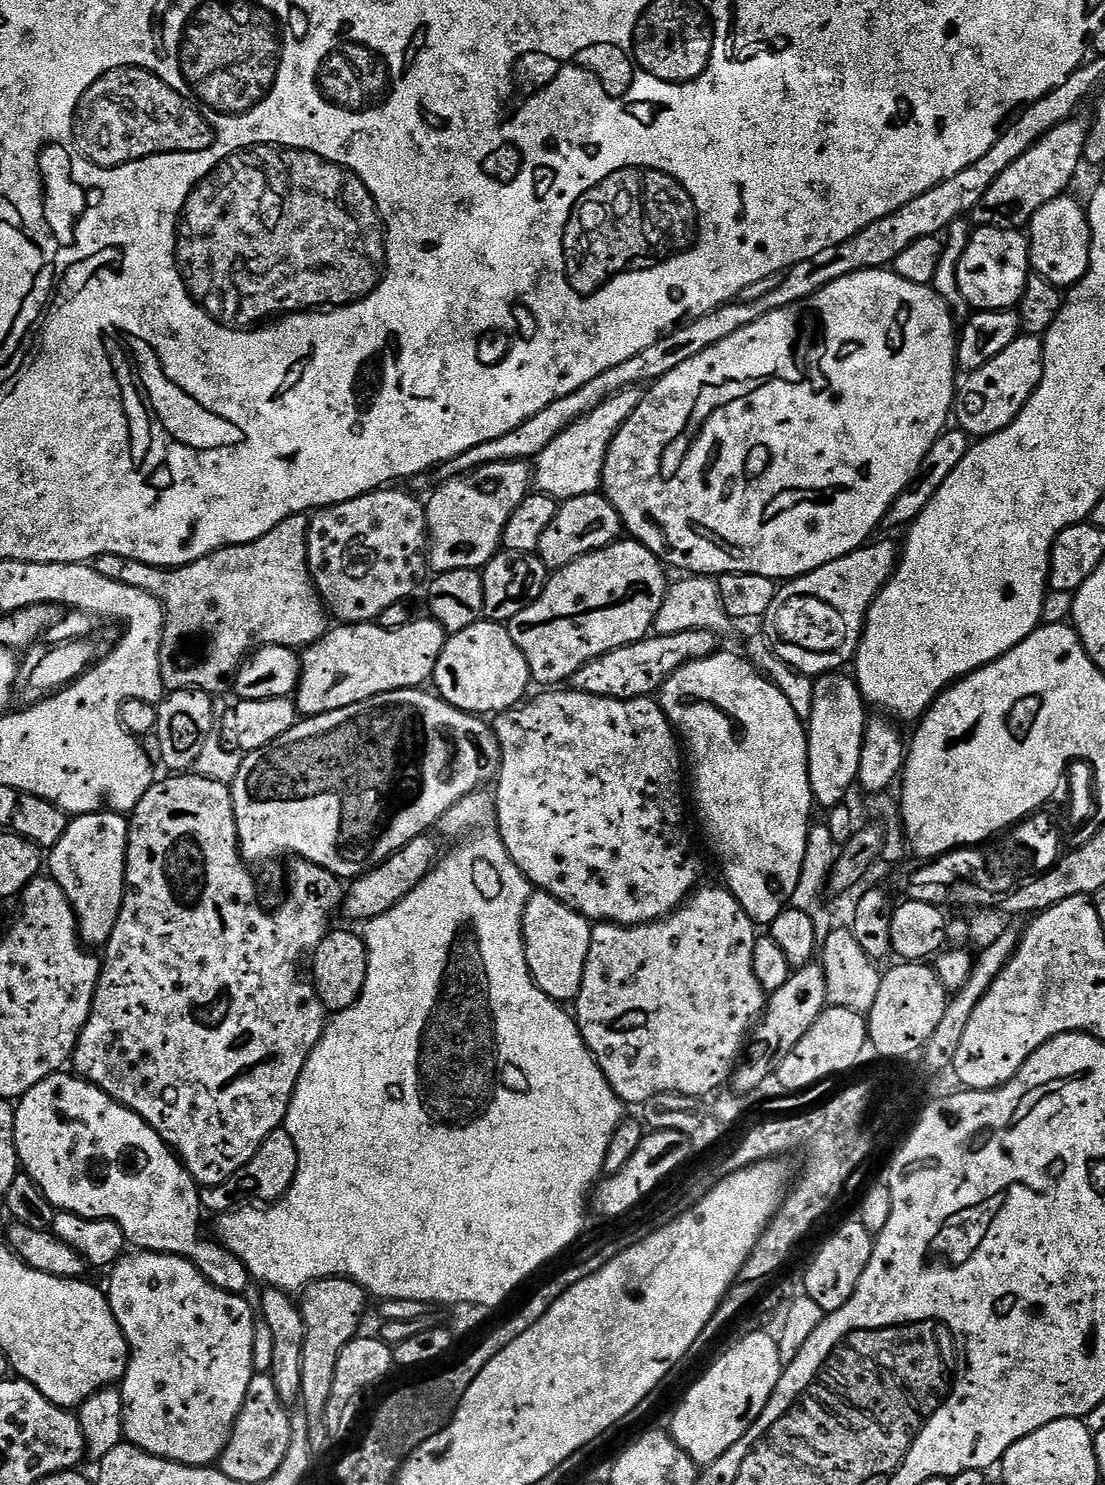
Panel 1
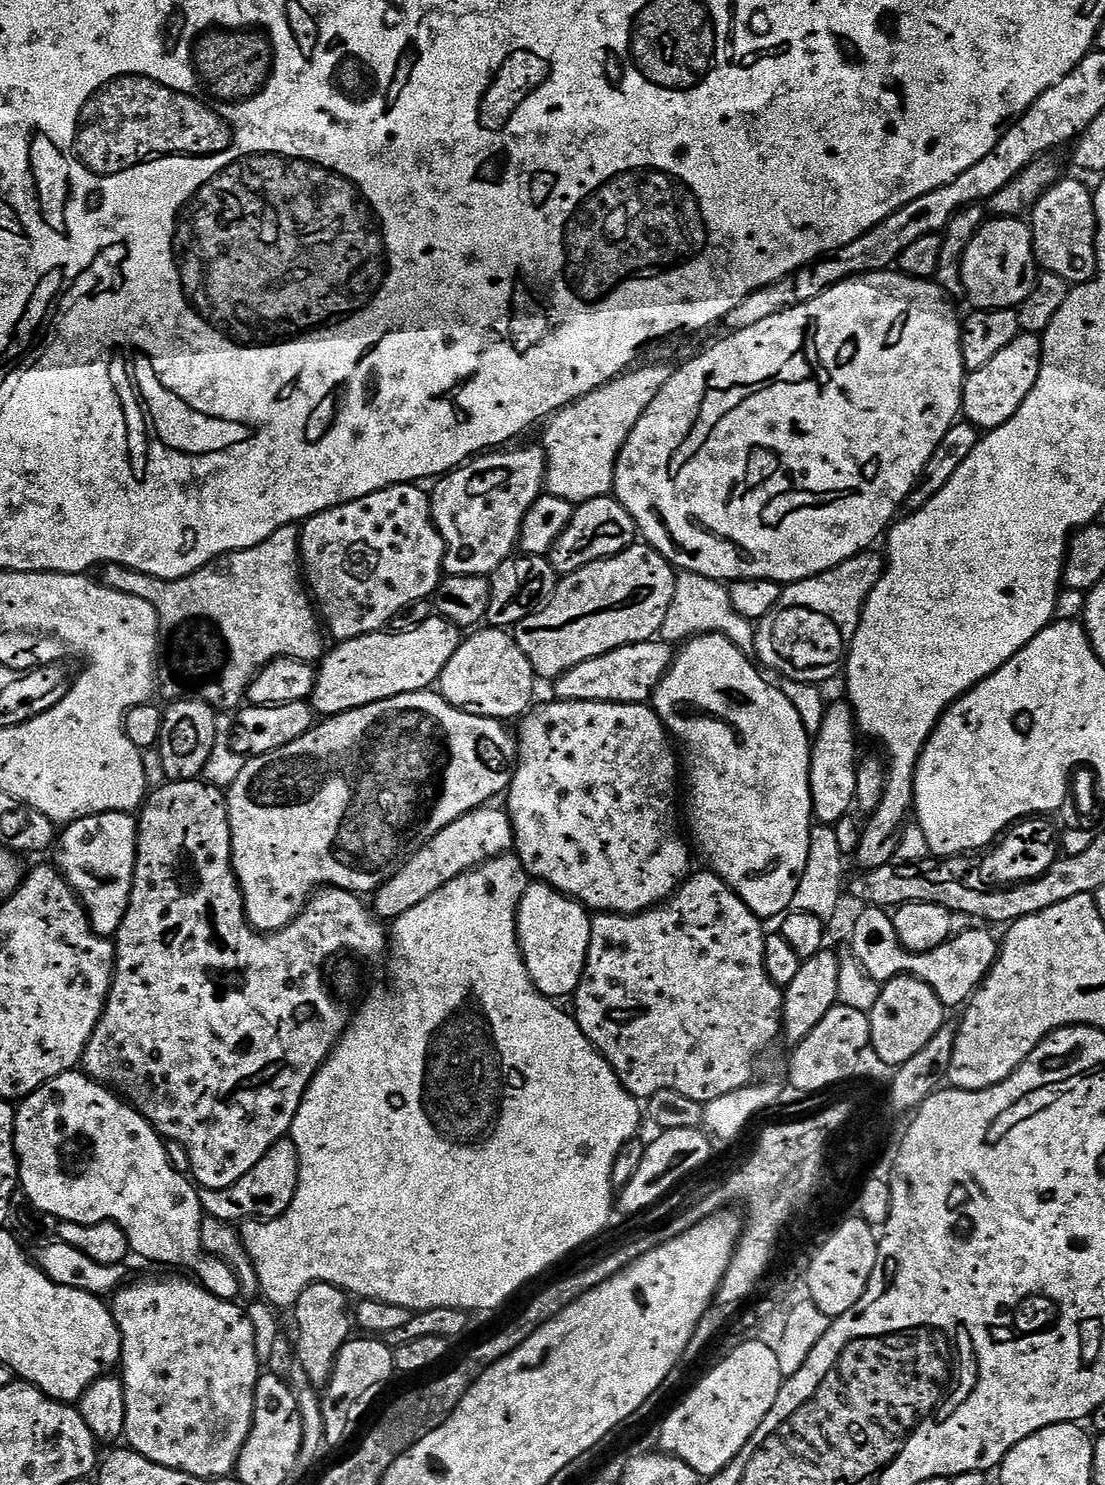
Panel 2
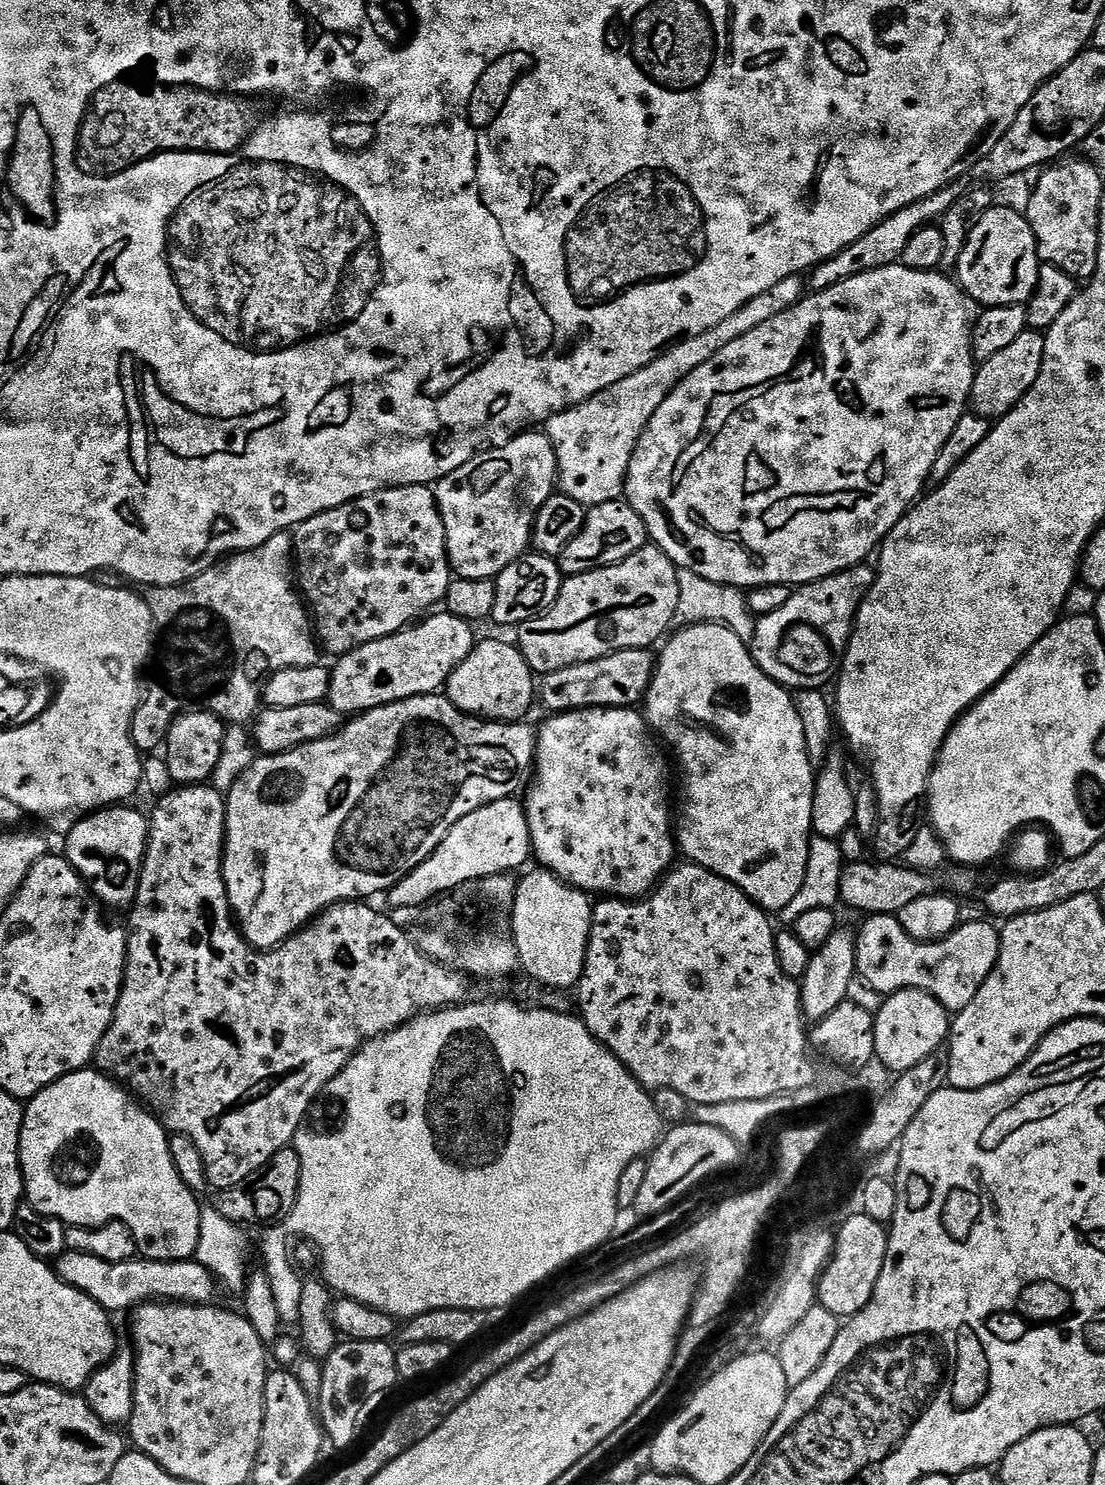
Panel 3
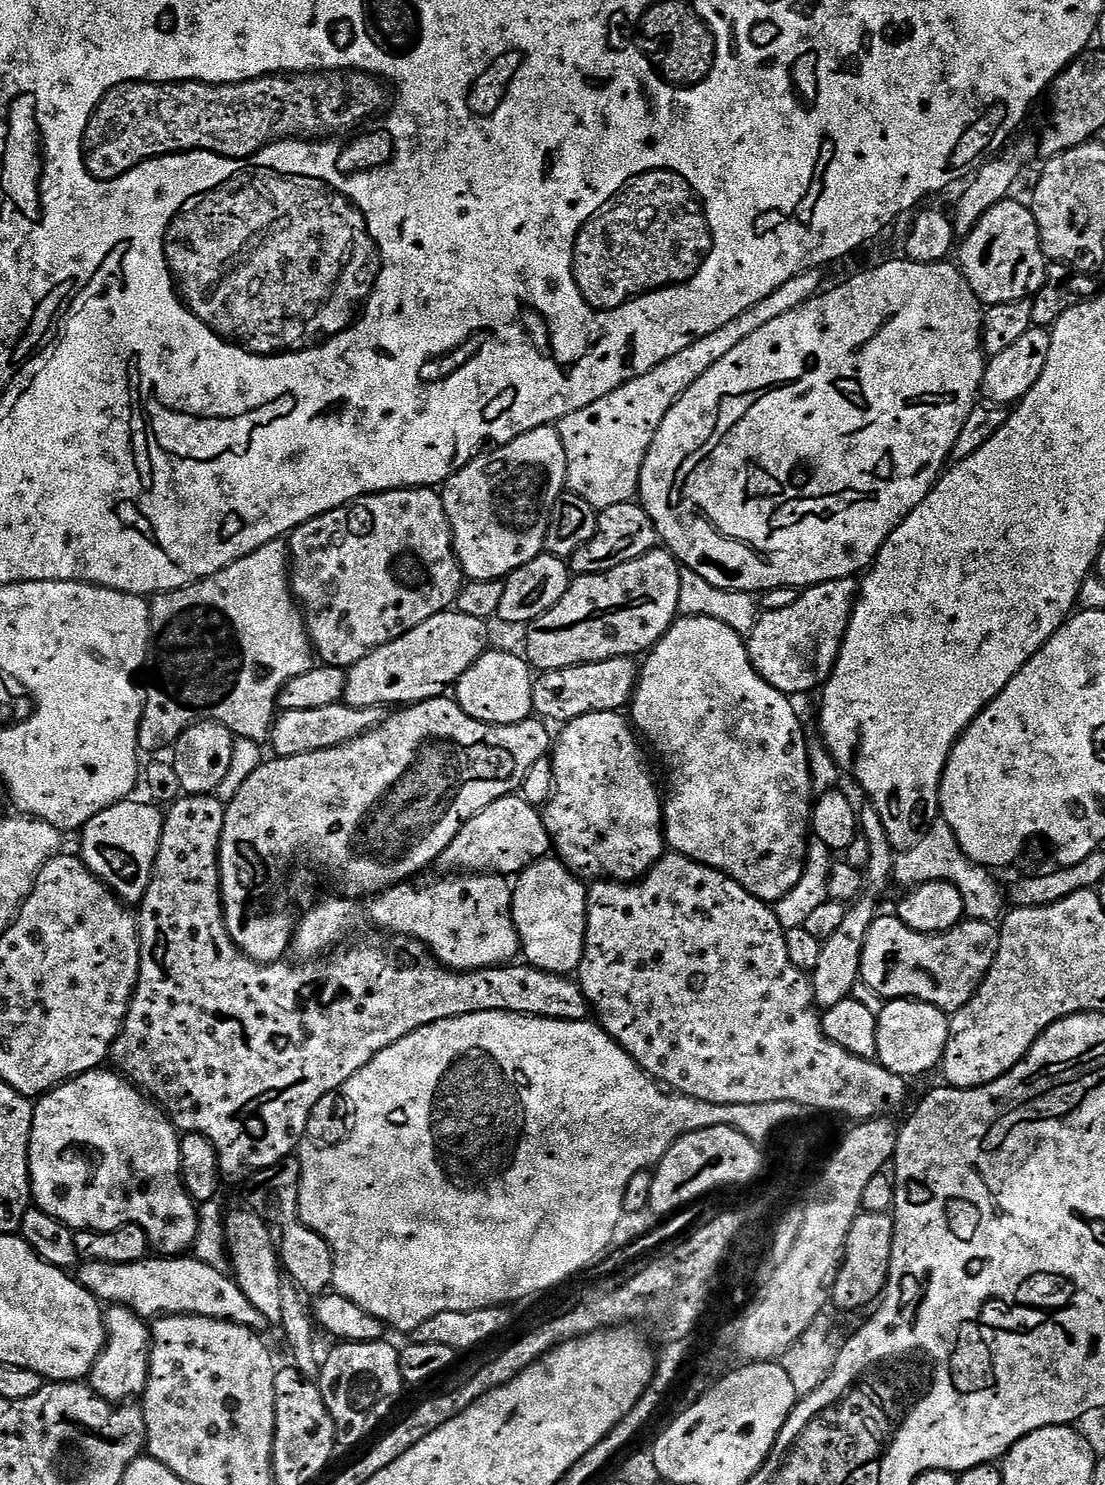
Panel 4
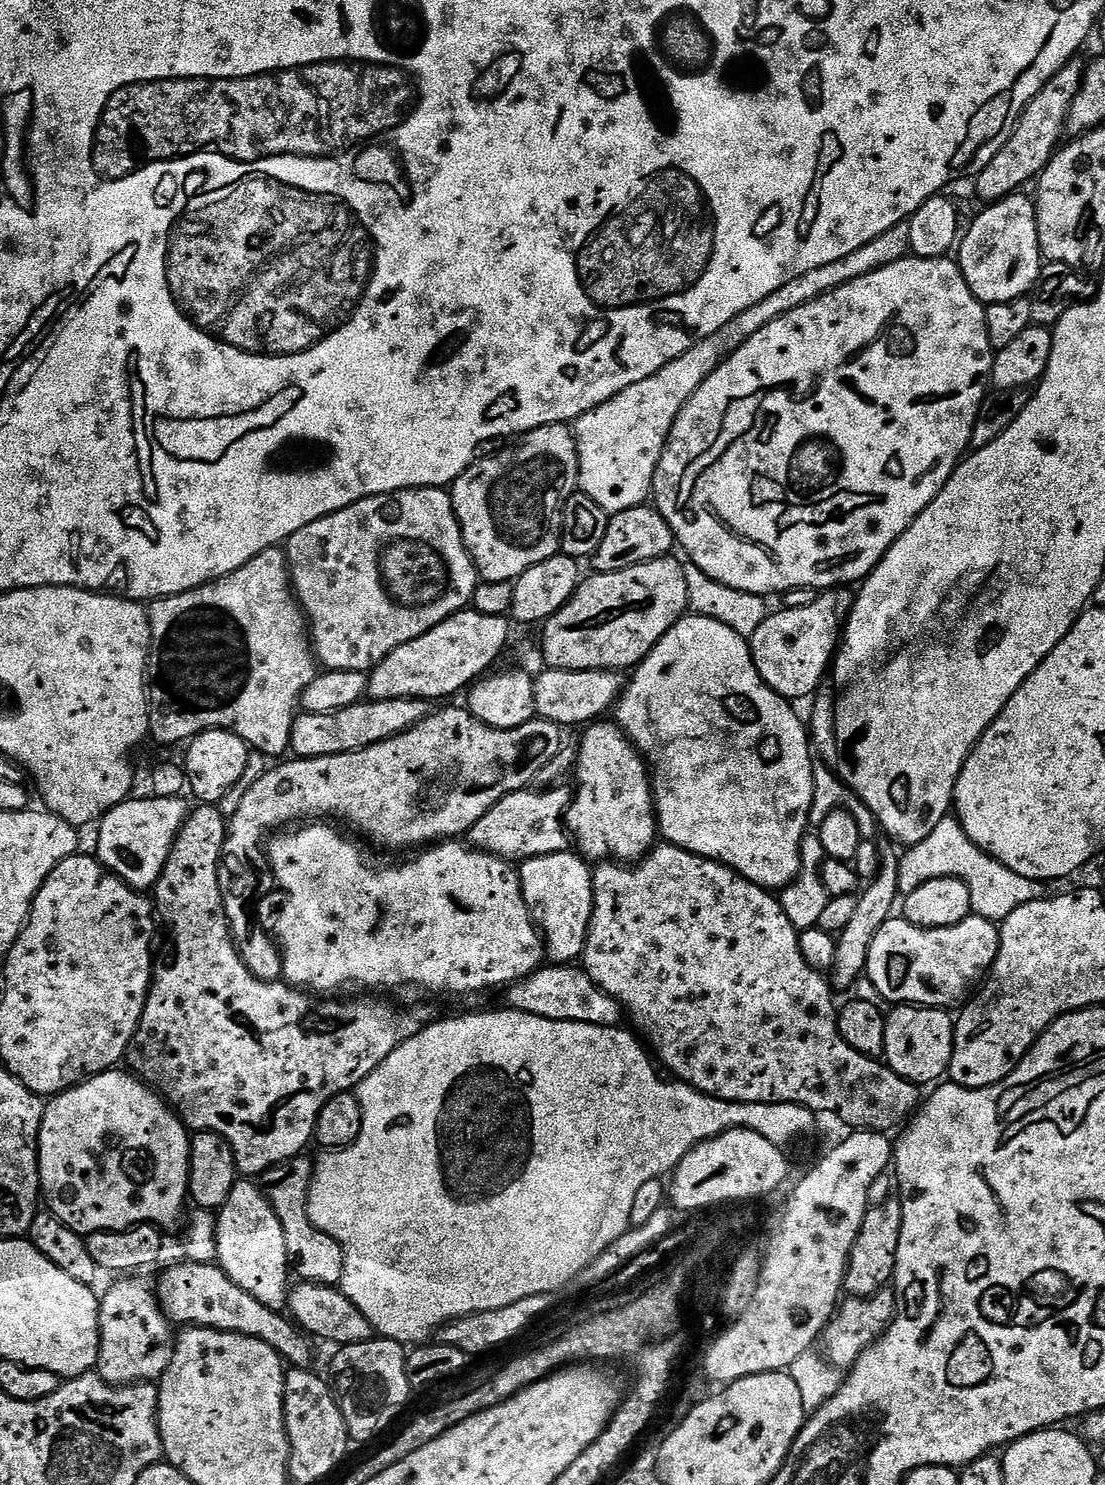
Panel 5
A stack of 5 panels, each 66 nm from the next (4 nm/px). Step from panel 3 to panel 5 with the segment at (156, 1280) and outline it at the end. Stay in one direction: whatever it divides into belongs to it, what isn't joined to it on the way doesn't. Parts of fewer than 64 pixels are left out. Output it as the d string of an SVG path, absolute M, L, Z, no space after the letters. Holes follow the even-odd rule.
M181 1263L166 1269L160 1276L160 1285L156 1284L154 1288L164 1315L173 1325L237 1332L266 1342L266 1346L273 1348L280 1359L293 1368L308 1368L312 1364L313 1341L283 1311L275 1312L258 1302L253 1295L235 1285L215 1263Z

